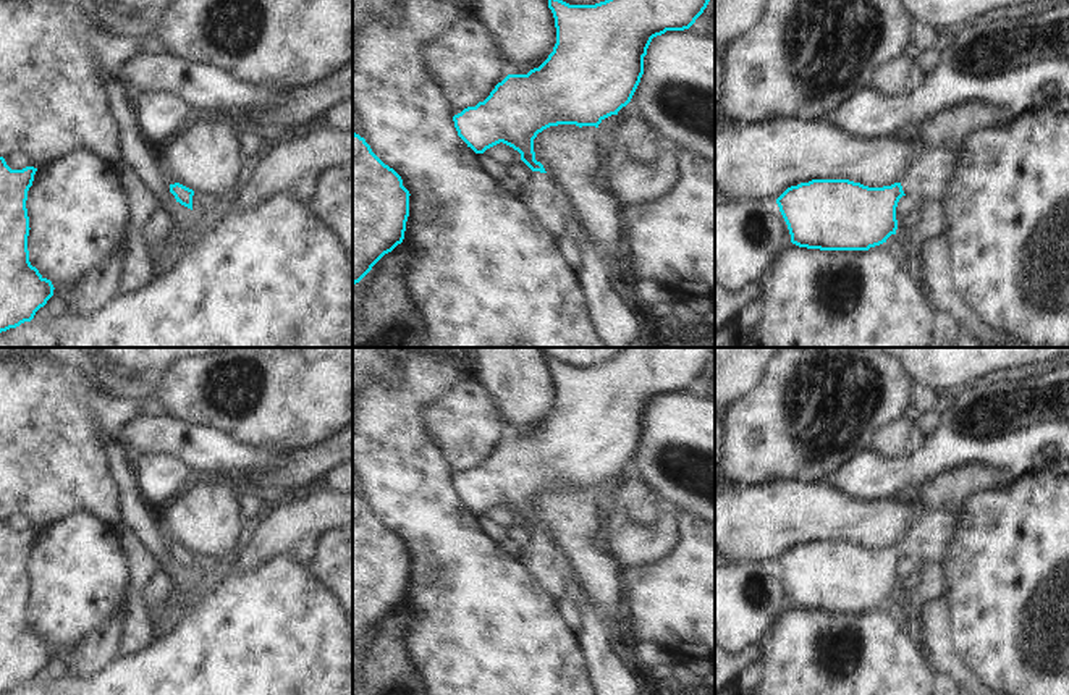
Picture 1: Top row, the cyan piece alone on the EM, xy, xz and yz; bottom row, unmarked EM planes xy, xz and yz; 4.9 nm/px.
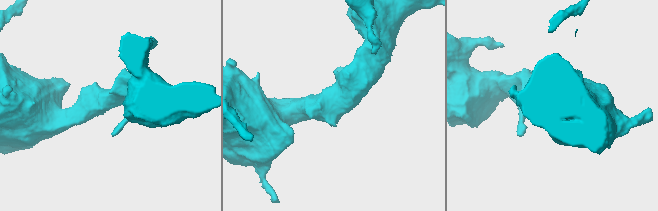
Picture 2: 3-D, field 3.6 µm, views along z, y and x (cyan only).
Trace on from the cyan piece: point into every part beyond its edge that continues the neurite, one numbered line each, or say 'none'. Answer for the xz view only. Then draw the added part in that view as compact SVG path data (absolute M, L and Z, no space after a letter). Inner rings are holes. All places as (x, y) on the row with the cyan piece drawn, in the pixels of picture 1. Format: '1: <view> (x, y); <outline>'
1: xz (540, 196); M532 171L529 179L521 183L518 199L545 233L556 241L566 238L564 217L571 215L571 207L550 175Z

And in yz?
1: yz (932, 175); M923 147L901 181L904 194L914 200L943 202L961 170L961 154Z

